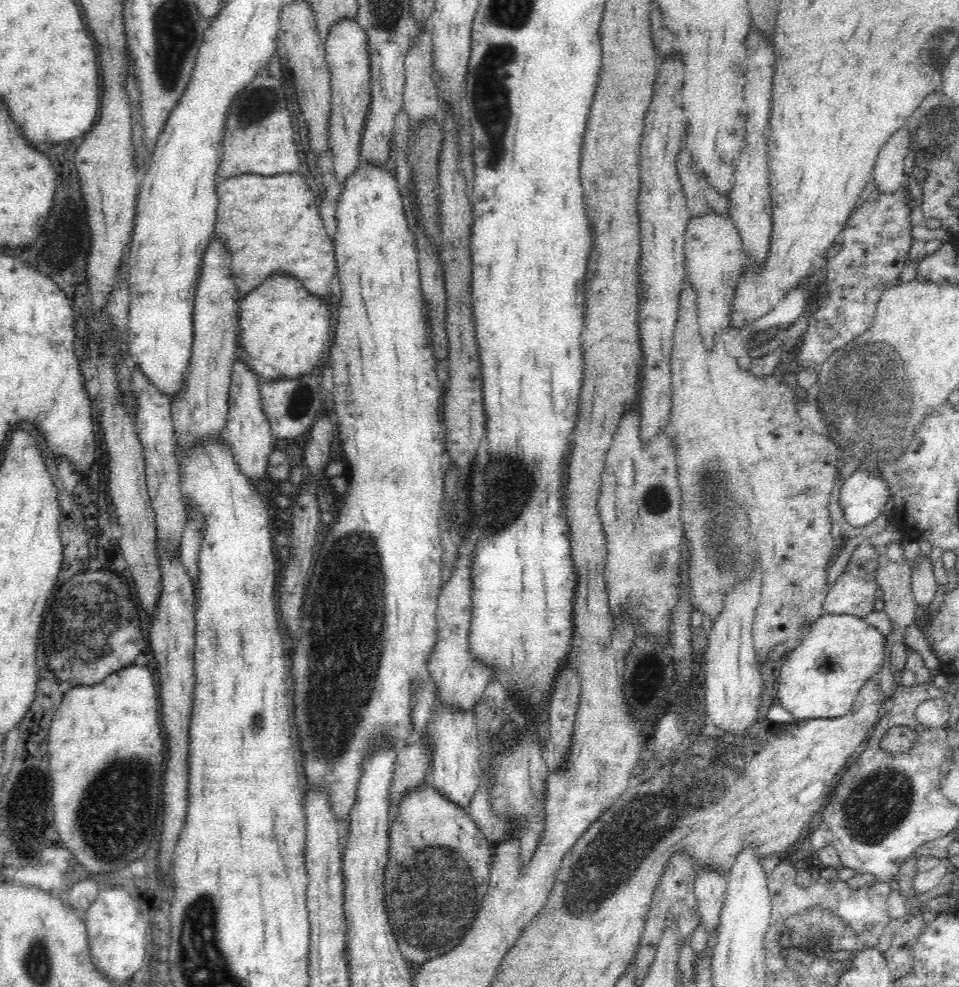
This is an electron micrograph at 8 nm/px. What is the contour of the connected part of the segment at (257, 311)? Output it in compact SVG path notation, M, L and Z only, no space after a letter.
M272 274L241 299L237 322L237 348L242 362L261 383L296 379L321 364L330 336L327 299L310 294L300 280L289 274Z

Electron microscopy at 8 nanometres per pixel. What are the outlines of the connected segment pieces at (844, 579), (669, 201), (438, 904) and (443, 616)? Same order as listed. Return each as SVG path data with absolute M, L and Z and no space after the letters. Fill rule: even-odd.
M870 543L861 544L853 551L844 572L838 576L835 583L829 586L828 594L823 602L823 614L851 614L858 618L865 618L870 612L874 612L874 602L877 598L876 575L878 570L878 549Z
M666 56L658 61L657 77L653 88L652 100L649 104L644 132L640 142L640 178L641 187L637 204L640 229L640 258L638 261L639 303L637 310L639 339L644 360L644 378L642 378L642 394L640 394L640 439L643 444L650 443L670 425L672 411L672 378L671 352L678 306L680 306L680 290L686 277L684 237L691 216L682 191L682 183L677 175L677 154L681 149L685 134L685 114L681 103L681 88L683 85L683 62L679 57Z
M432 786L408 790L400 798L396 818L390 822L389 860L384 882L384 903L392 934L400 952L413 966L450 952L472 928L487 893L494 856L494 844L480 832L466 809L450 802Z
M458 553L449 580L442 585L437 600L437 642L434 651L428 659L429 678L435 682L440 702L456 710L471 712L474 704L492 678L491 668L484 666L479 660L474 660L468 649L468 635L471 621L471 560L470 555Z

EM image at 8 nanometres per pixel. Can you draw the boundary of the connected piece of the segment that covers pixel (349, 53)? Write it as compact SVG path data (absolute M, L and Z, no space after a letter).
M351 19L342 20L332 27L324 44L331 84L330 118L328 118L329 146L333 154L333 173L342 185L348 180L350 174L357 171L361 162L360 138L362 138L366 114L372 102L369 44L367 34L356 20Z

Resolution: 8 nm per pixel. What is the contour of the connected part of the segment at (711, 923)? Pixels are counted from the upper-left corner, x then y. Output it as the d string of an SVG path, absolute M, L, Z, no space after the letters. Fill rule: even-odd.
M704 870L697 874L694 895L700 914L701 927L709 932L717 932L721 911L727 892L727 878L714 870Z

